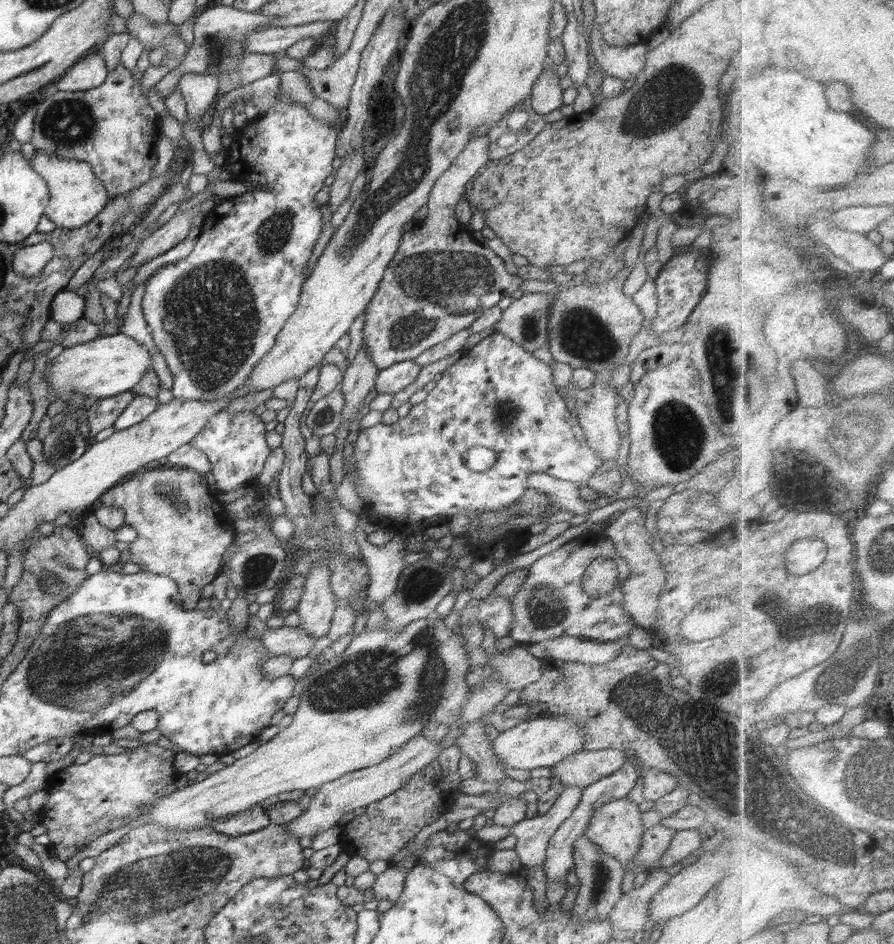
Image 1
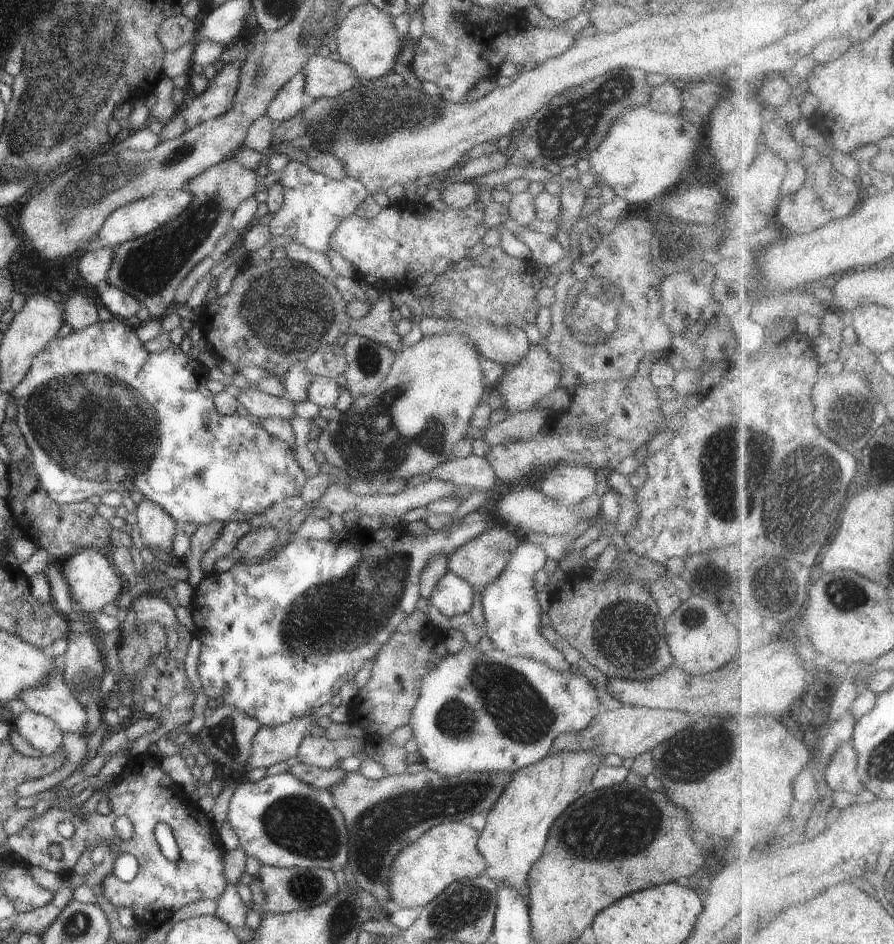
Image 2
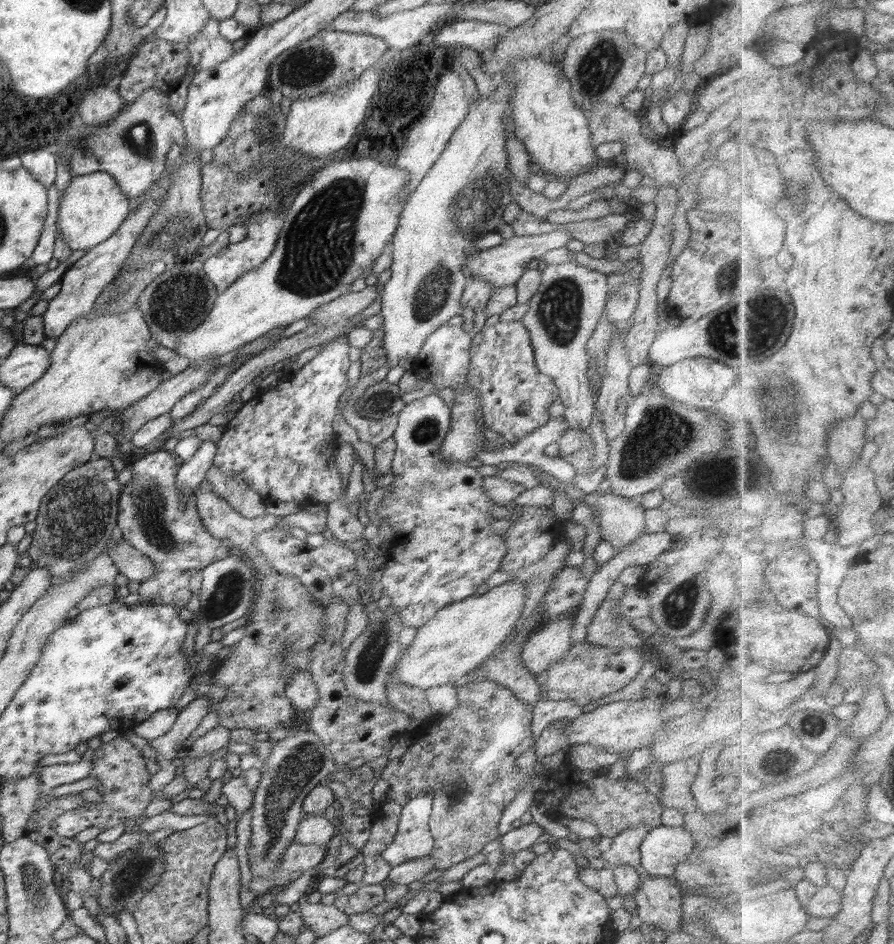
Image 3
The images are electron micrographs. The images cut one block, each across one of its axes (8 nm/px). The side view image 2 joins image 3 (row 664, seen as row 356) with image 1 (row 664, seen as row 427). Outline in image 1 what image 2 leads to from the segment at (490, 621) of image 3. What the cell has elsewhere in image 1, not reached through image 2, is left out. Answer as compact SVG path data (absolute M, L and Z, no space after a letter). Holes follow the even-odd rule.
M436 616L413 621L408 624L402 632L384 631L382 628L367 629L361 634L354 635L352 643L343 654L331 659L327 666L315 671L311 676L303 676L301 678L300 688L303 690L300 695L300 705L296 713L293 714L293 721L283 730L278 732L268 742L260 745L252 754L248 754L245 758L236 760L232 766L225 766L218 770L215 774L208 776L202 782L195 782L193 785L182 787L174 790L172 794L160 798L154 806L146 808L138 819L146 819L146 823L156 823L164 825L166 828L176 827L178 831L191 831L192 829L200 829L206 826L212 826L212 823L220 819L249 809L254 805L258 805L272 796L278 796L281 792L292 792L293 790L307 790L308 788L322 788L325 783L338 780L339 777L346 776L356 770L363 770L370 766L375 766L376 763L387 760L392 754L395 754L398 748L402 748L409 740L420 735L423 726L430 720L444 723L450 726L450 723L456 723L460 714L463 714L459 709L465 704L469 698L470 688L466 684L466 676L470 667L469 652L471 649L465 640L462 640L454 630L446 628L442 619L437 619Z

